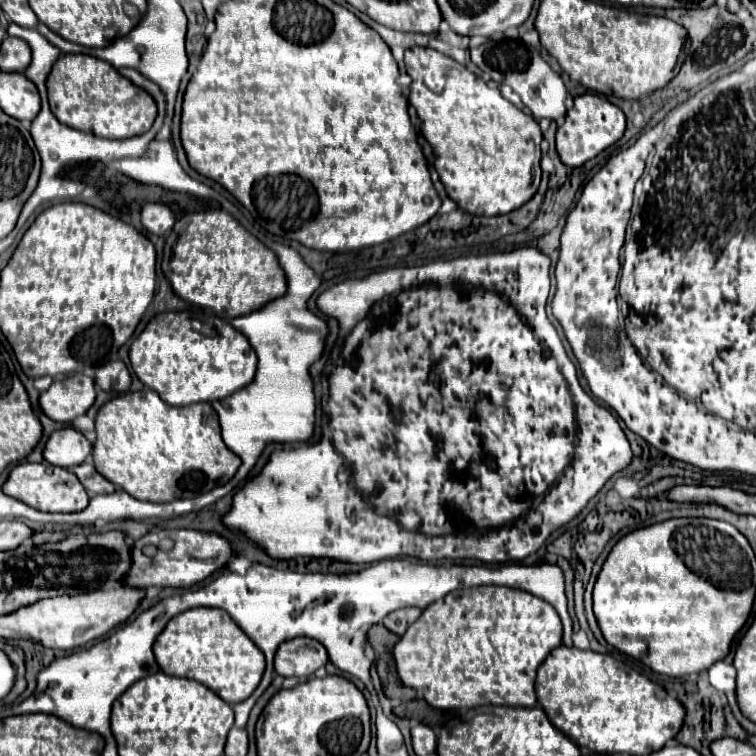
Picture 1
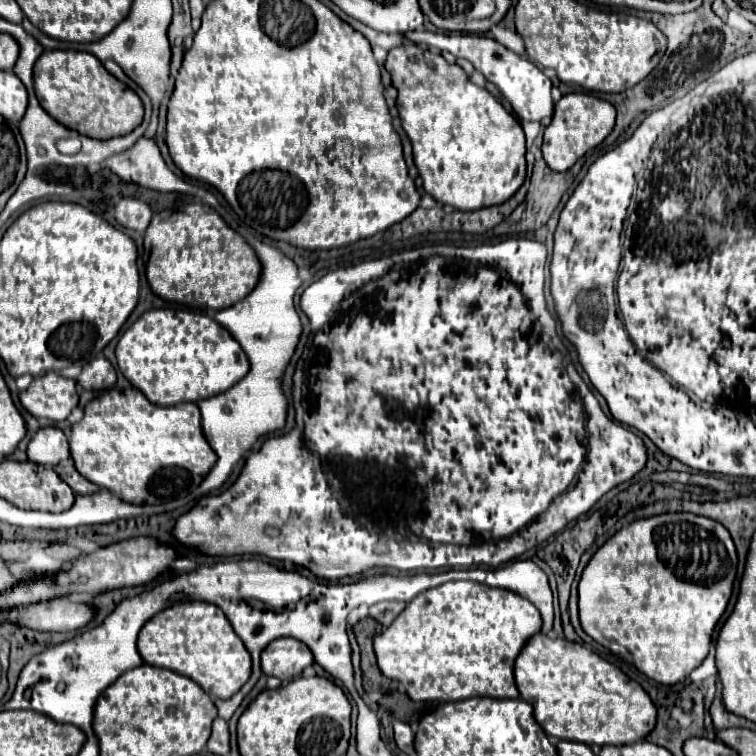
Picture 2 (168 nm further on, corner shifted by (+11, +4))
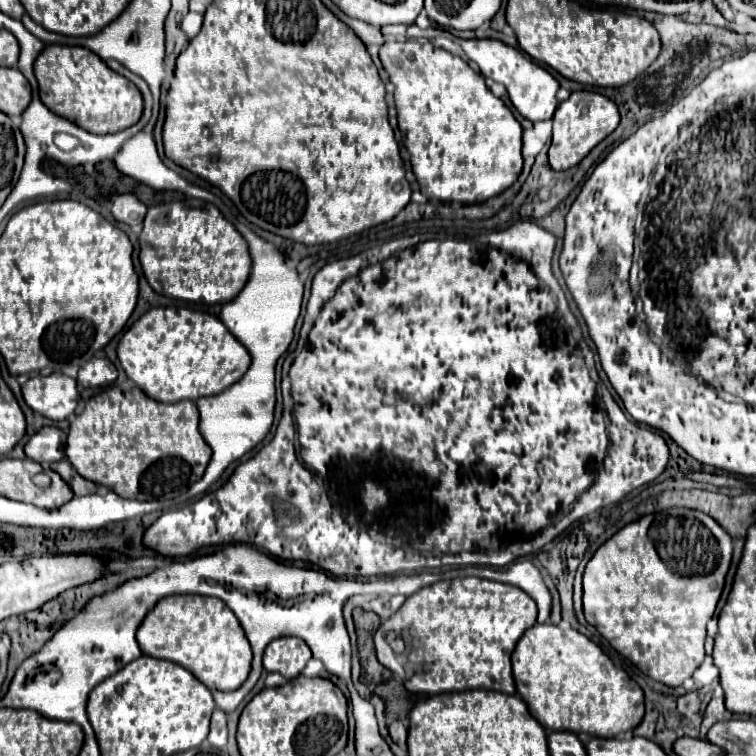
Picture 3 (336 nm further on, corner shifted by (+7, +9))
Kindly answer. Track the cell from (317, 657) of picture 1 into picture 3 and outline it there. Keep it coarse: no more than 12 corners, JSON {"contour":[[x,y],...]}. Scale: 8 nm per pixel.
{"contour":[[302,638],[272,640],[264,652],[266,672],[294,678],[312,652]]}

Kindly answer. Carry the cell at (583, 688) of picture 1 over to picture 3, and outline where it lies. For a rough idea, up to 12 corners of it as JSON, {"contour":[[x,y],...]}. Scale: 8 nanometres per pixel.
{"contour":[[534,624],[516,692],[548,730],[614,738],[644,694],[584,634]]}

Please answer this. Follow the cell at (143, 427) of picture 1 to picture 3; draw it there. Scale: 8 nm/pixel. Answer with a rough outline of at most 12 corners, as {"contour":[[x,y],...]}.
{"contour":[[110,386],[64,454],[94,484],[176,498],[212,452],[192,400]]}

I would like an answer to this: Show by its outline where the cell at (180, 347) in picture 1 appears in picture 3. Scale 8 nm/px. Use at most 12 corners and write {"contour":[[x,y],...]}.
{"contour":[[144,312],[126,376],[168,404],[220,394],[250,354],[218,316]]}

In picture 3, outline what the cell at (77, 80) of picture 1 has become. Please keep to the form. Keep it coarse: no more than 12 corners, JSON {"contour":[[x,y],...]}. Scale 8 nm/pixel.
{"contour":[[82,46],[34,64],[44,106],[92,134],[142,116],[142,94]]}

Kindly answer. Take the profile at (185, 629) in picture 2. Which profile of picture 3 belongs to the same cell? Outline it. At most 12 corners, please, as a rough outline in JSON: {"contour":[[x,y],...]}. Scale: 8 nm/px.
{"contour":[[168,596],[136,632],[142,654],[236,690],[252,650],[228,606]]}

